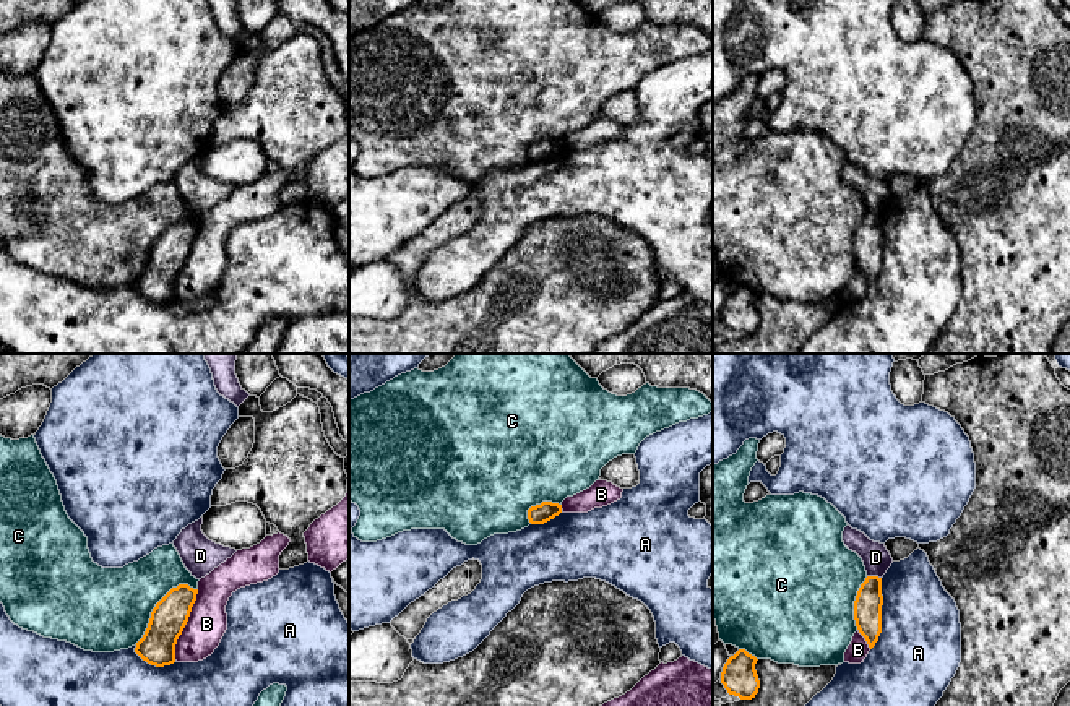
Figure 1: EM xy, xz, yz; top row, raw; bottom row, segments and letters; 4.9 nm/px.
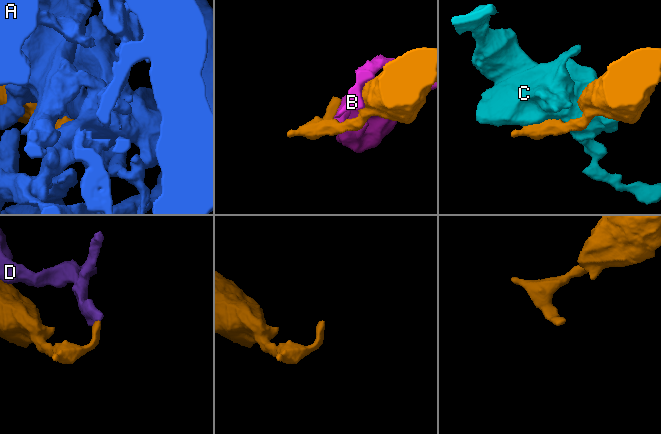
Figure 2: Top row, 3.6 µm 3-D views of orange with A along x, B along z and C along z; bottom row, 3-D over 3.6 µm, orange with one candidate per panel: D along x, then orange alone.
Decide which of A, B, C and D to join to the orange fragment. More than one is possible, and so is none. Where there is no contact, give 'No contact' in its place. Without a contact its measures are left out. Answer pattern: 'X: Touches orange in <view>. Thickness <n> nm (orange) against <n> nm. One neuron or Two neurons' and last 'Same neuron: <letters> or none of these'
A: Touches orange in yz. Thickness 140 nm (orange) against 420 nm. Two neurons
B: Touches orange in xy. Thickness 180 nm (orange) against 190 nm. Two neurons
C: Touches orange in xy. Thickness 180 nm (orange) against 420 nm. Two neurons
D: Touches orange in yz. Thickness 140 nm (orange) against 140 nm. Two neurons
Same neuron: none of these

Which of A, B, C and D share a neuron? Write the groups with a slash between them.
A D / B / C

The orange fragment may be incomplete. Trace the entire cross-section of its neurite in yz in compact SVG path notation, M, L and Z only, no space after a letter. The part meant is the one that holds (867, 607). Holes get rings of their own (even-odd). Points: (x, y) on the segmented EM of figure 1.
M867 576L854 601L854 620L870 649L882 633L882 605L882 578Z

